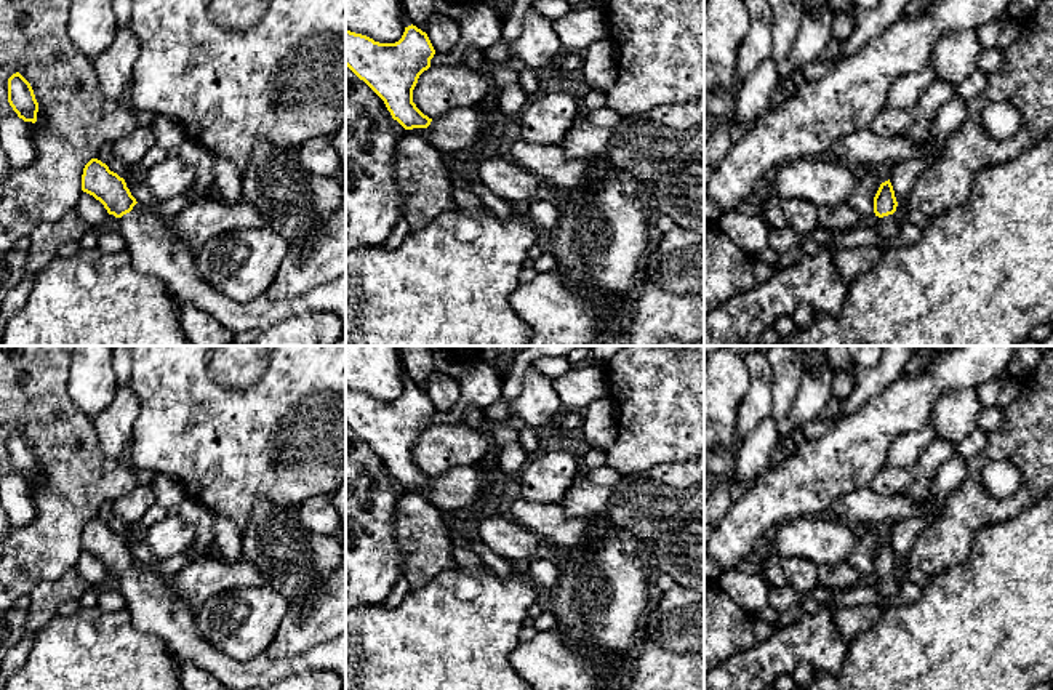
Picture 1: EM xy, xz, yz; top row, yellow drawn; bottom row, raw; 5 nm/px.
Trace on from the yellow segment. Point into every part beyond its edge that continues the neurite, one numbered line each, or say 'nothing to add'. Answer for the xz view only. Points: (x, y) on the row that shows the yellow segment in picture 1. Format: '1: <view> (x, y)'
nothing to add

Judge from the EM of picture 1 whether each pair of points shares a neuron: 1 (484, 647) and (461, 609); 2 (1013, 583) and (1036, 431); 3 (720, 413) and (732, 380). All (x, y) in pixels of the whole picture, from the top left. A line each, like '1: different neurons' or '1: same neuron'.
1: same neuron
2: different neurons
3: same neuron

